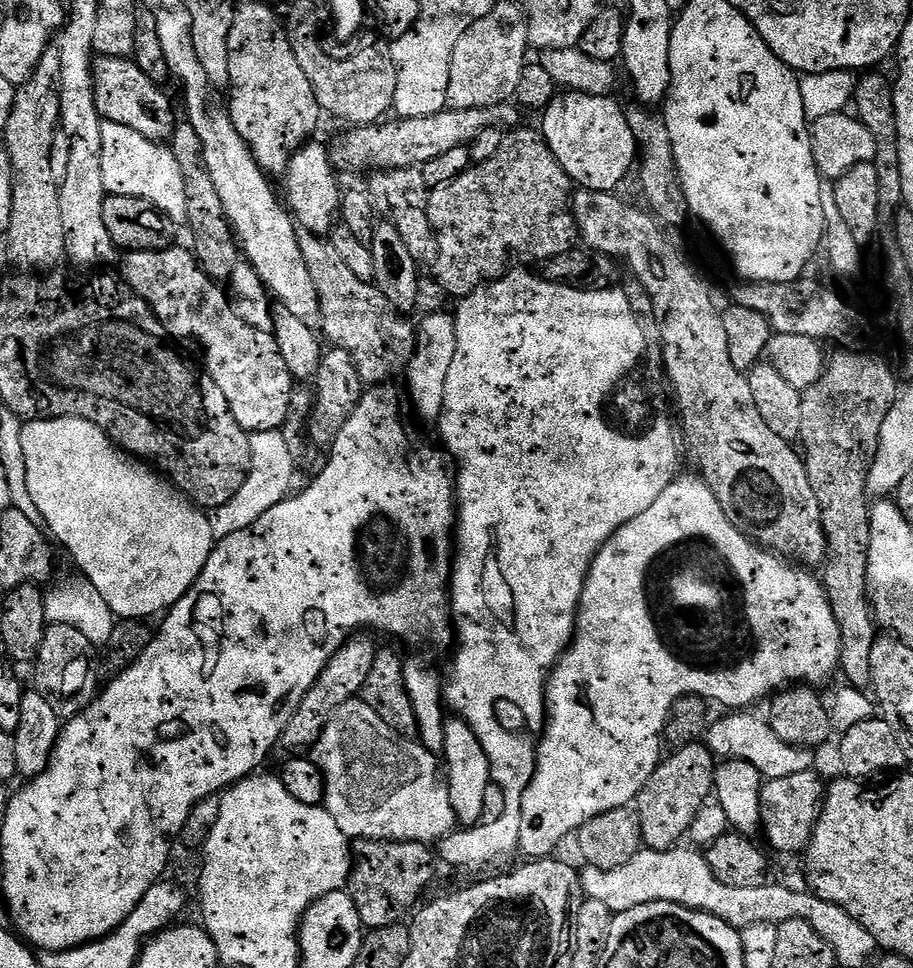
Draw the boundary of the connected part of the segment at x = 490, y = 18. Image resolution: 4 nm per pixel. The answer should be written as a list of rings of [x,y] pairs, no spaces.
[[[497,2],[494,10],[475,20],[454,46],[454,54],[448,63],[447,107],[474,110],[511,101],[526,66],[524,55],[527,52],[530,52],[530,45],[524,12],[514,2]]]

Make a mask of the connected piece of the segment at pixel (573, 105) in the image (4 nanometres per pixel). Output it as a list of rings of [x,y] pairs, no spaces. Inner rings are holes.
[[[565,91],[554,97],[542,112],[542,135],[554,158],[558,158],[573,185],[590,192],[615,193],[616,187],[627,178],[628,171],[631,168],[633,171],[638,152],[624,117],[625,109],[612,99],[611,95],[591,96]]]

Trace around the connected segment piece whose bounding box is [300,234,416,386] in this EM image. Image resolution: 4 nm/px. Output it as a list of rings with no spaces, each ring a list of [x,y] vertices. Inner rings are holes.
[[[304,234],[300,236],[300,249],[302,258],[306,258],[306,266],[310,270],[310,278],[314,278],[314,290],[318,294],[320,307],[319,327],[324,327],[323,339],[329,340],[332,346],[343,350],[354,369],[355,379],[360,379],[364,386],[384,386],[396,371],[401,371],[402,361],[411,356],[416,347],[416,329],[401,313],[386,300],[375,283],[354,278],[346,262],[332,248],[327,239]]]

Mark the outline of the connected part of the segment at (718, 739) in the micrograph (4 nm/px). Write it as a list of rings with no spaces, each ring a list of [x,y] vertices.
[[[724,714],[716,725],[713,723],[707,729],[706,747],[713,757],[731,758],[733,760],[745,760],[750,762],[760,771],[761,777],[773,780],[774,778],[786,778],[790,774],[809,771],[813,767],[809,753],[802,748],[795,748],[792,744],[782,742],[778,734],[768,729],[767,723],[756,716],[744,716],[748,714]]]

